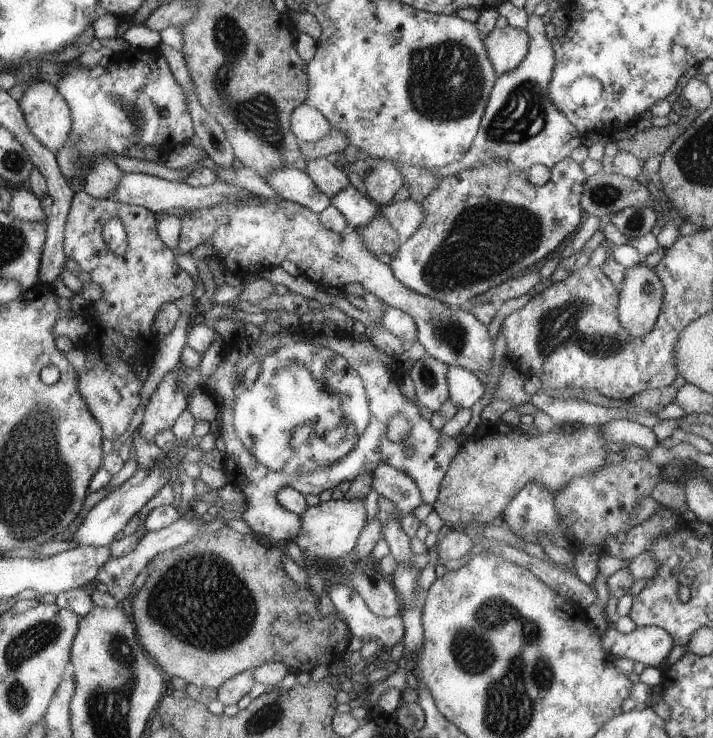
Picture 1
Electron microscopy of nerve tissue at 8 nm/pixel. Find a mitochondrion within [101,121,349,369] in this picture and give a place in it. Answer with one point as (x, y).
(284, 223)

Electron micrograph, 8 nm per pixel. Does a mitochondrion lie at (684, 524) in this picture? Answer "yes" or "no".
no

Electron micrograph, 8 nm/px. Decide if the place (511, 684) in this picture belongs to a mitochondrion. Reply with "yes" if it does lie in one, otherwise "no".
yes

